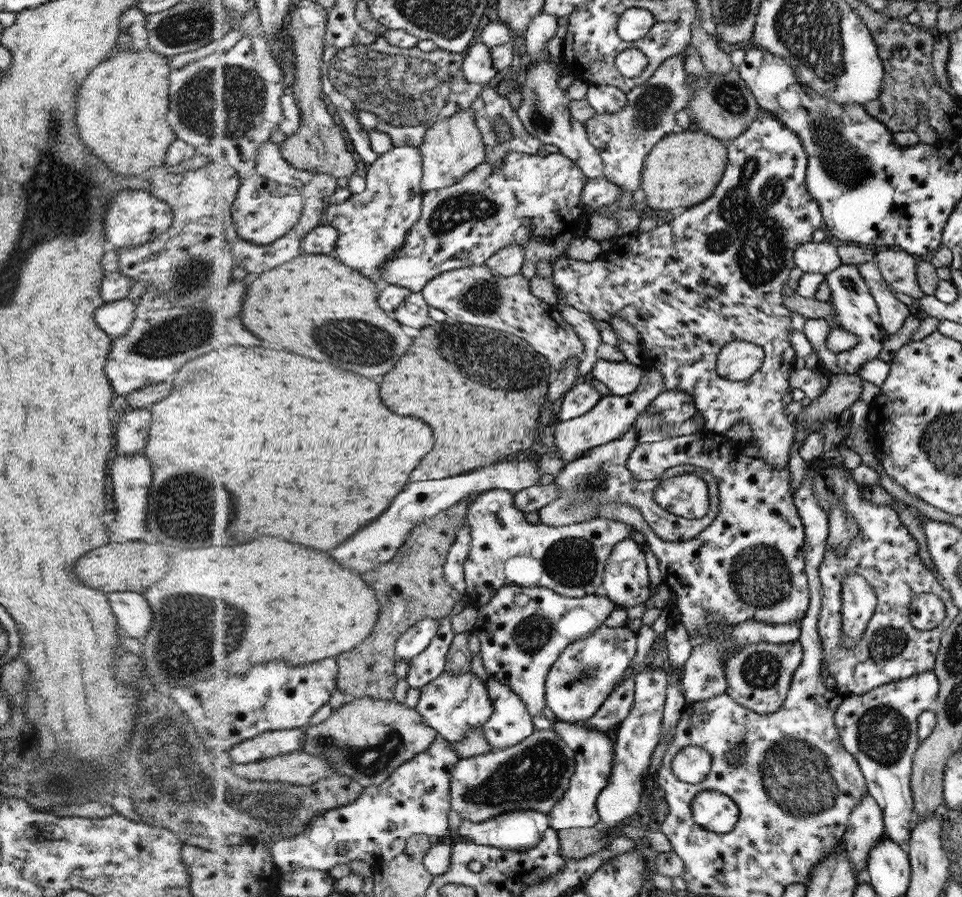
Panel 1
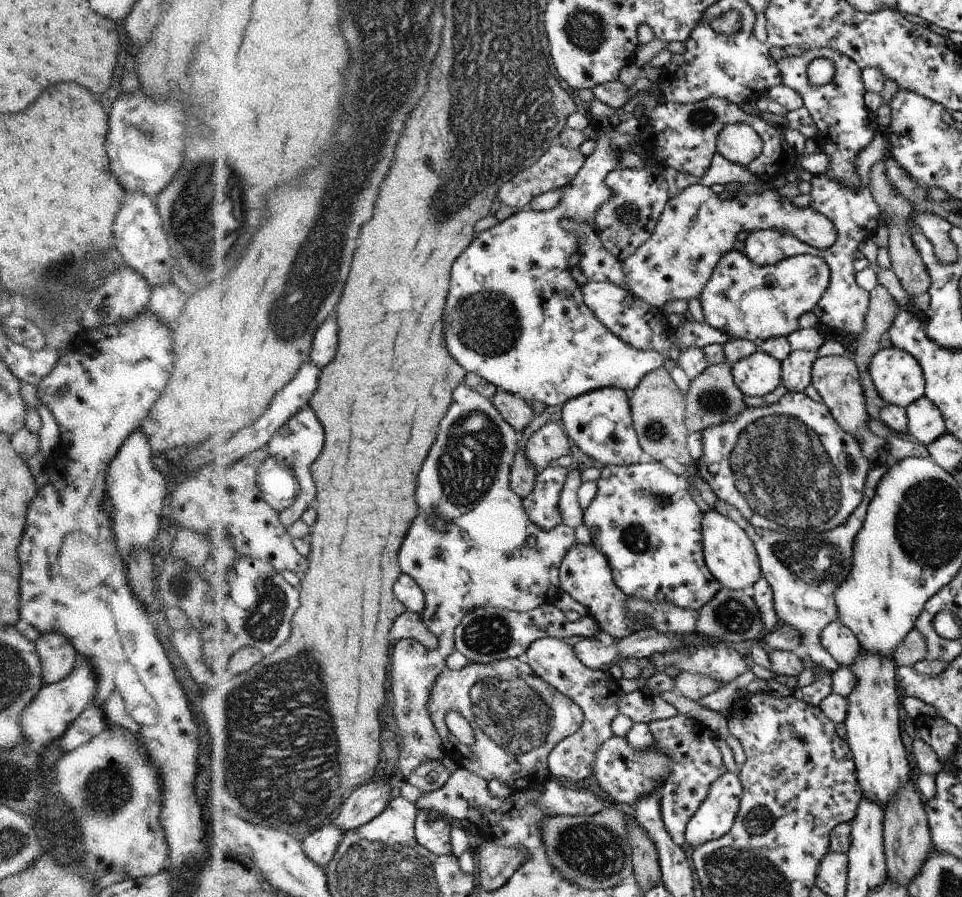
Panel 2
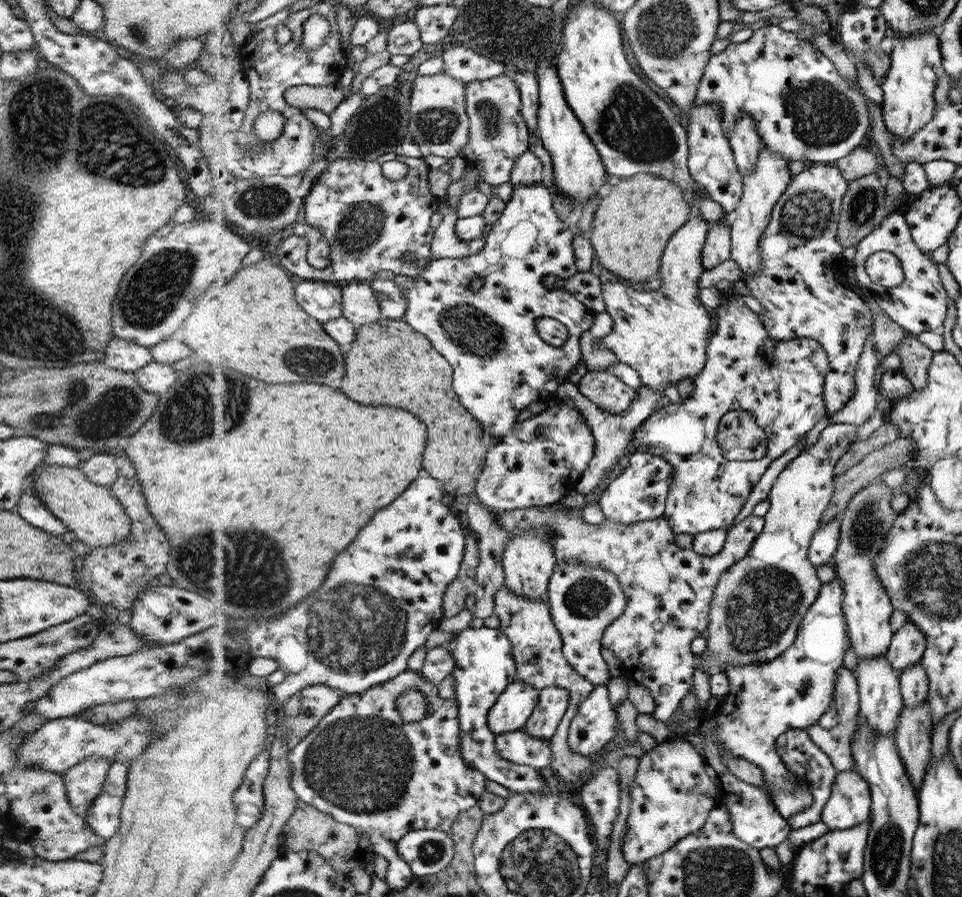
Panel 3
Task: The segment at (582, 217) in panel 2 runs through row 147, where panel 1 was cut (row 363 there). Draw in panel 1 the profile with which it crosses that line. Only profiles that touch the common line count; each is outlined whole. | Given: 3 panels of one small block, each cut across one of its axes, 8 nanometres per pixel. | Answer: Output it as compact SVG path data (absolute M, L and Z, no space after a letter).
M598 359L594 364L591 375L600 380L611 390L610 394L626 396L640 385L644 368L641 365L630 364L628 361L610 362Z

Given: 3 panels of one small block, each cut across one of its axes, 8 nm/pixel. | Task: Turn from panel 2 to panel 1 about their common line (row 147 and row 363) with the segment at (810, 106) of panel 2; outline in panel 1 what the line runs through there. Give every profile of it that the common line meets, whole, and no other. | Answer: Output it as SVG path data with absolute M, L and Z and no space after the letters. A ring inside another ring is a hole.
M842 263L840 267L825 275L825 280L832 295L831 304L834 304L834 315L828 319L806 319L802 332L813 346L819 363L824 364L832 375L856 375L866 362L878 358L882 344L887 338L887 334L882 331L880 324L879 308L872 293L870 293L870 289L868 289L868 285L864 283L857 265ZM845 278L852 282L850 288L843 284ZM834 328L842 328L842 330L852 332L854 336L858 336L858 343L848 350L839 353L832 352L827 347L827 336L830 330L834 330Z

